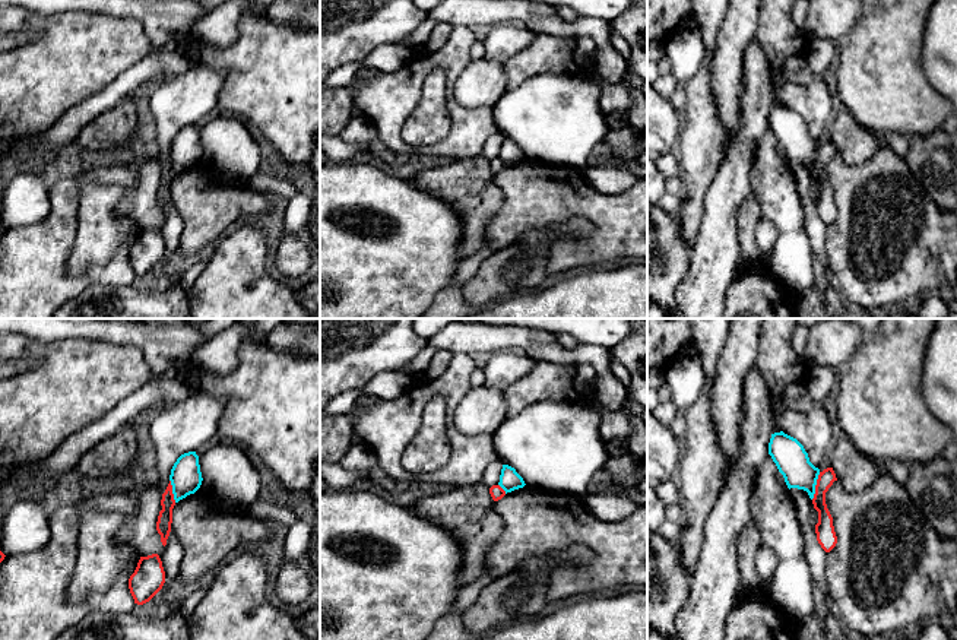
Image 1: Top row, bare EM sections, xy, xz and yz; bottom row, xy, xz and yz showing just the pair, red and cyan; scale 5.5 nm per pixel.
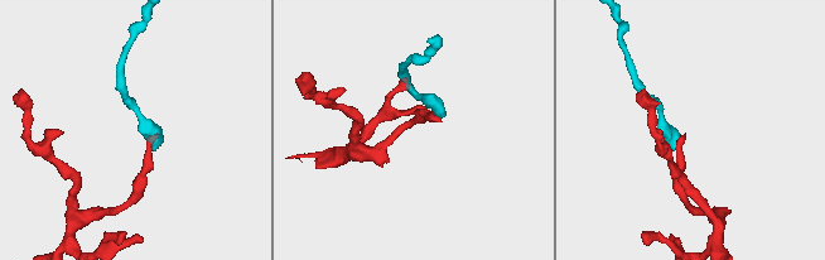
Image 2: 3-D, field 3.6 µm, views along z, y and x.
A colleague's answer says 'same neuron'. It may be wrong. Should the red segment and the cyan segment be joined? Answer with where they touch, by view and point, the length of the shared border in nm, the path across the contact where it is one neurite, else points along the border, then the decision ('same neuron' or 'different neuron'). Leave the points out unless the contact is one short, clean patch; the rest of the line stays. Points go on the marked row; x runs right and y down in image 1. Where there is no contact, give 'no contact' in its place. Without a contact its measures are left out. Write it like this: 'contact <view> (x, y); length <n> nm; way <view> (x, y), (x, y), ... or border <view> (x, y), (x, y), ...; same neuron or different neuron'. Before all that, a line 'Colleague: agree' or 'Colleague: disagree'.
Colleague: disagree
contact yz (816, 485); length 160 nm; border yz (820, 472), (816, 481), (816, 493), (811, 498); different neuron

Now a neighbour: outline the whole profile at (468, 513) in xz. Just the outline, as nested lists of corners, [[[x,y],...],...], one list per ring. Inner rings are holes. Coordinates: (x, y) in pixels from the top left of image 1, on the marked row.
[[[482,481],[424,495],[412,506],[415,513],[438,523],[459,541],[463,551],[462,587],[485,574],[488,548],[503,532],[504,522],[494,510],[489,488]]]

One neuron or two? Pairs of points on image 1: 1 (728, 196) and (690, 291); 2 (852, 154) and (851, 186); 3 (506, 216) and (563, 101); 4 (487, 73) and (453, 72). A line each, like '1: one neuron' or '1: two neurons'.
1: one neuron
2: two neurons
3: two neurons
4: two neurons

